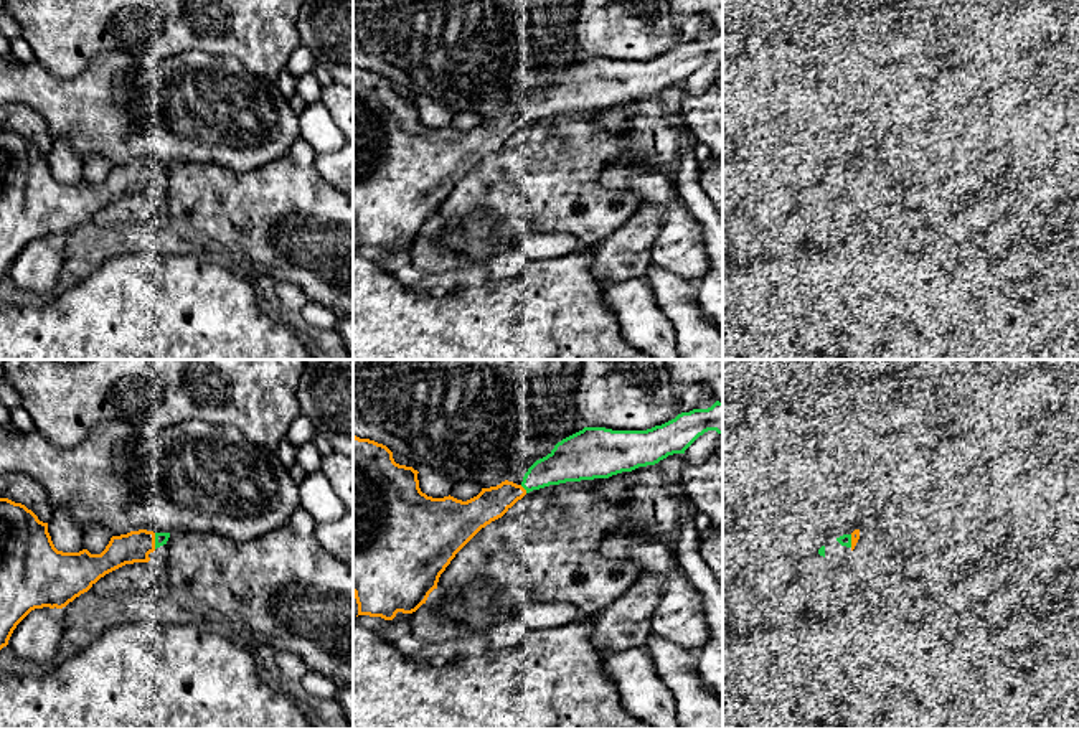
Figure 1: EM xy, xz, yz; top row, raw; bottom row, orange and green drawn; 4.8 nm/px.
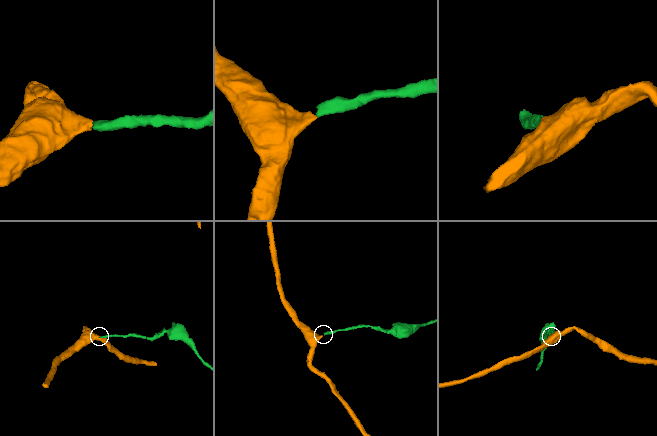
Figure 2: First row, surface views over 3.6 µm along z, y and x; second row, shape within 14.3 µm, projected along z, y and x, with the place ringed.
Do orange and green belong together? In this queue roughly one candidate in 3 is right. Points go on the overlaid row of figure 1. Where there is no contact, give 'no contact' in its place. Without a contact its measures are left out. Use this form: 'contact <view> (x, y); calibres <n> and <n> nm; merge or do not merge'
contact xy (154, 541); calibres 150 and 60 nm; merge

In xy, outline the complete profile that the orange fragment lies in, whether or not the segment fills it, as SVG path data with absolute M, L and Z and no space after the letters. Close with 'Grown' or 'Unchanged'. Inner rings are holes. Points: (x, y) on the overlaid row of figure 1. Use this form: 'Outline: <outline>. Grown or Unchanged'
Outline: M0 498L0 650L16 625L35 609L63 609L87 592L106 574L134 562L148 562L148 554L167 544L170 533L147 529L112 536L101 554L58 551L48 533L48 523L21 503Z. Grown

